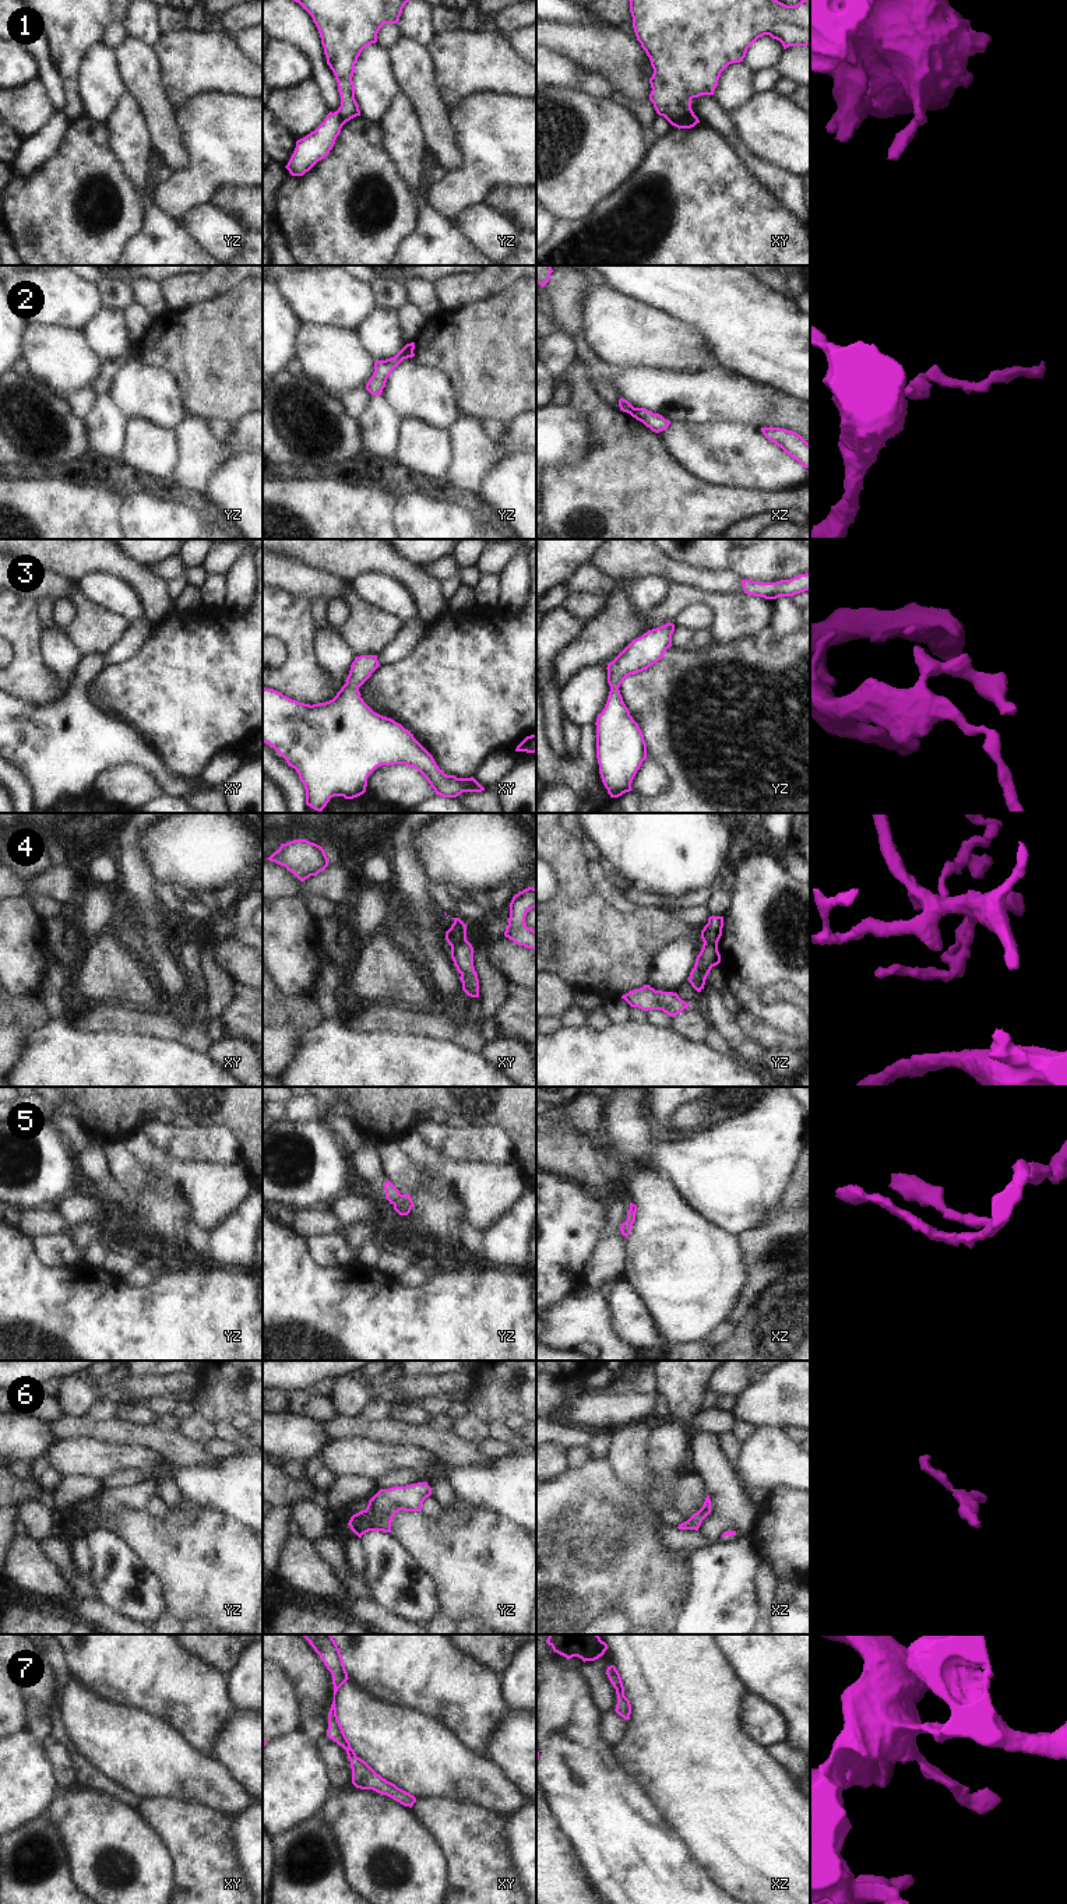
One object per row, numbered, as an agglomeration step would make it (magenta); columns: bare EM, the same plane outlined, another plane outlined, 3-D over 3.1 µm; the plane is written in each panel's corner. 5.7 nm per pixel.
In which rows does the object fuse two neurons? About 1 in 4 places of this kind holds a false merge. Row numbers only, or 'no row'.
1, 2, 4

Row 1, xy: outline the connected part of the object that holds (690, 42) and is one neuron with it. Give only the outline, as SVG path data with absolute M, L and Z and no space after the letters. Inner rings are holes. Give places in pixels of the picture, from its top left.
M628 0L637 41L651 60L649 101L659 116L670 124L694 115L691 99L714 95L721 73L732 63L740 63L747 49L761 36L770 35L789 46L810 45L810 0L786 6L778 0Z

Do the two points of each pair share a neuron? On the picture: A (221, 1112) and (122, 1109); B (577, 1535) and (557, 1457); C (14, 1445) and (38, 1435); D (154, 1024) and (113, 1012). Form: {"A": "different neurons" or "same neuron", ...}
{"A": "same neuron", "B": "different neurons", "C": "same neuron", "D": "same neuron"}

